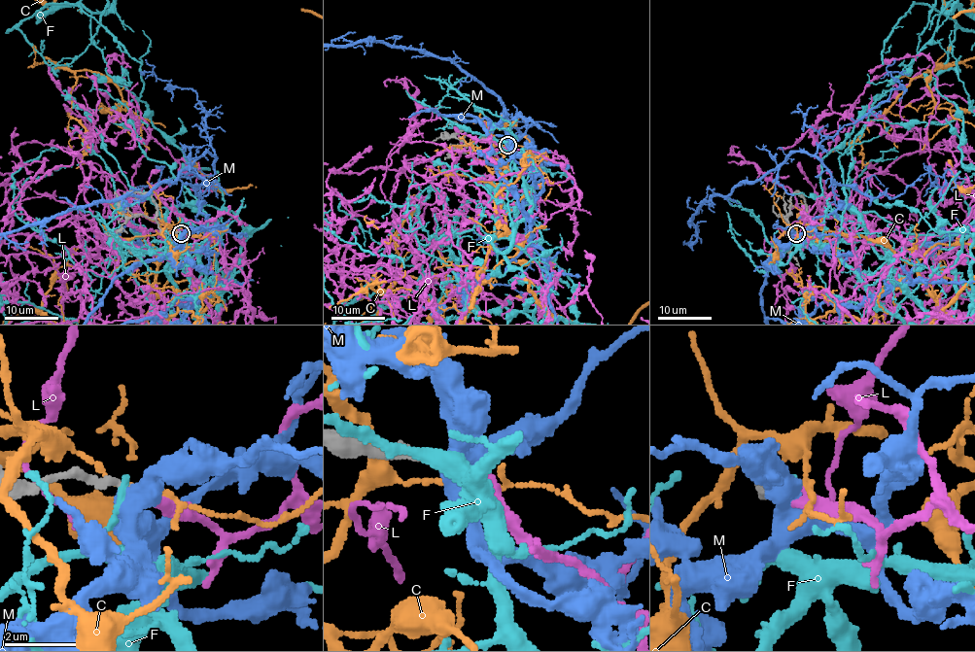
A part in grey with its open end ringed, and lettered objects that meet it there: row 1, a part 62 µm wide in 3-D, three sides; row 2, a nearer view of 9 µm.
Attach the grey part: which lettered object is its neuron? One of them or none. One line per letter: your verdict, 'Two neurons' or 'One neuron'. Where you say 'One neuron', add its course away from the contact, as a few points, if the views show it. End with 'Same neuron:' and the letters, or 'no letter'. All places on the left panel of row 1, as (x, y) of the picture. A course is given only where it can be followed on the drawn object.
C: Two neurons
F: Two neurons
L: One neuron
M: Two neurons
Same neuron: L

